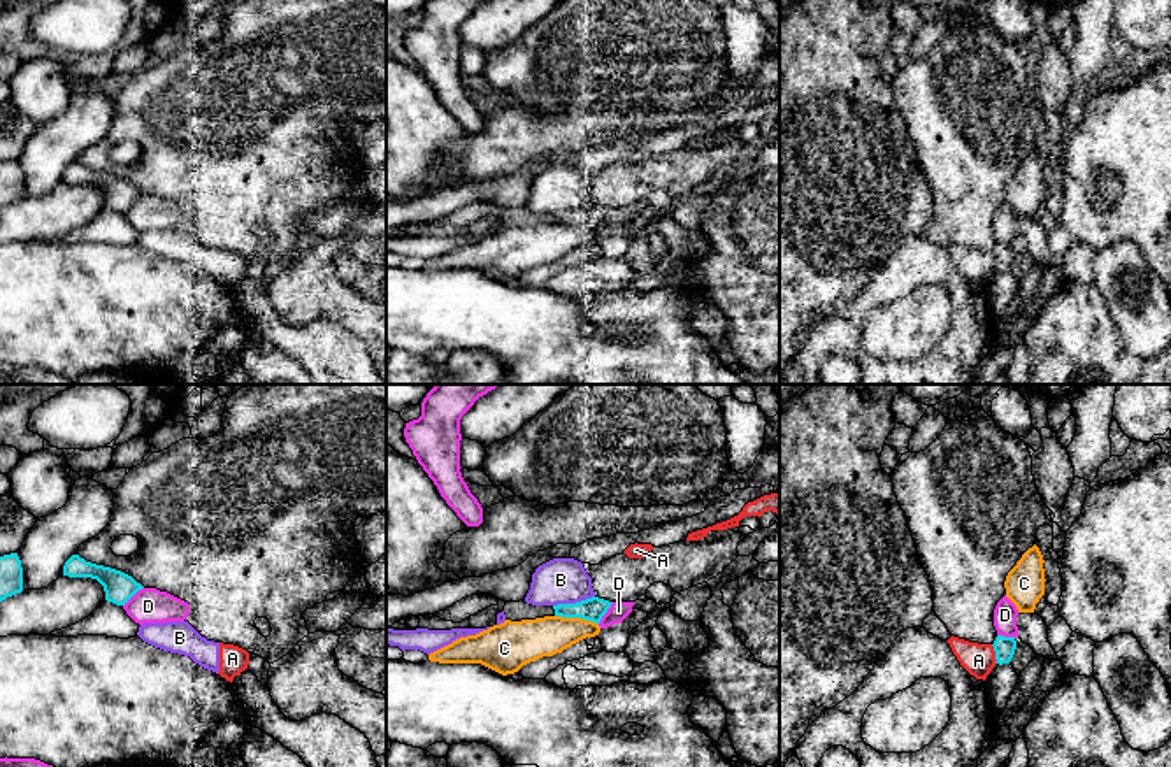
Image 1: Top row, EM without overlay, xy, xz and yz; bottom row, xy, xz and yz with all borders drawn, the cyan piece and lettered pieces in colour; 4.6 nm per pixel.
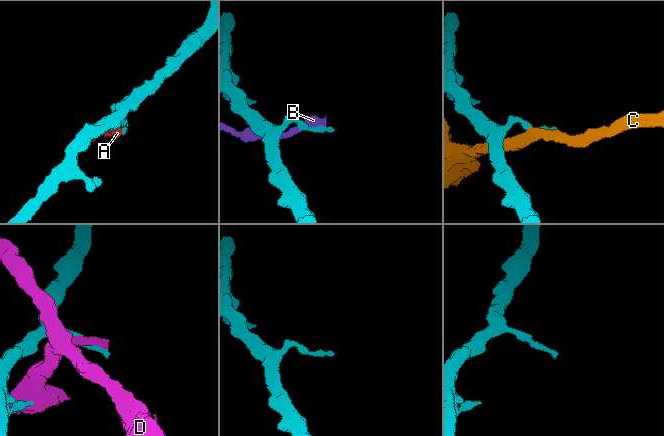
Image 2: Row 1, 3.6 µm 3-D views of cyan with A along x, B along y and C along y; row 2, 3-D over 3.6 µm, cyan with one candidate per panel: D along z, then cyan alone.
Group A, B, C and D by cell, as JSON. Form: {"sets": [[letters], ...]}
{"sets": [["A", "B"], ["C"], ["D"]]}

